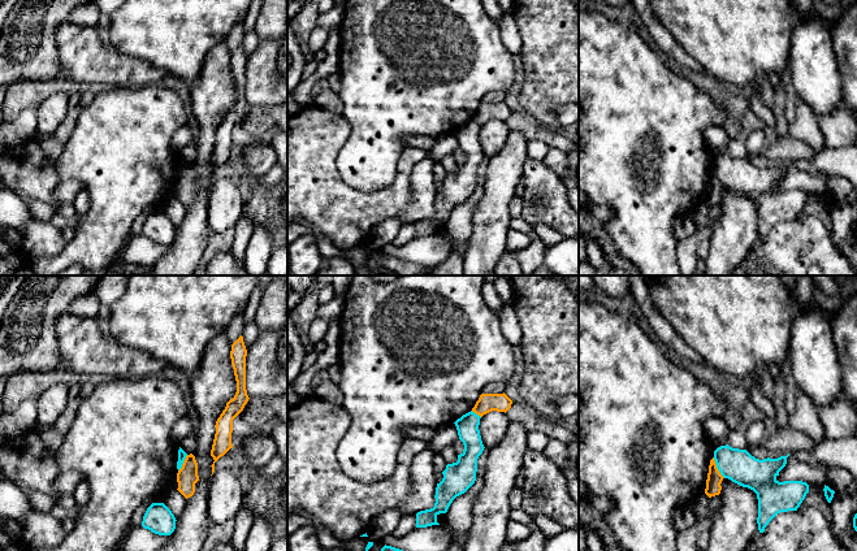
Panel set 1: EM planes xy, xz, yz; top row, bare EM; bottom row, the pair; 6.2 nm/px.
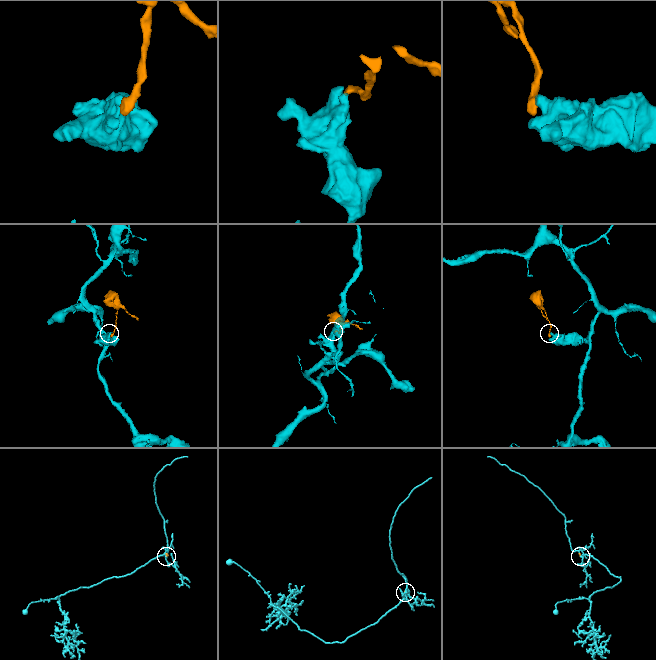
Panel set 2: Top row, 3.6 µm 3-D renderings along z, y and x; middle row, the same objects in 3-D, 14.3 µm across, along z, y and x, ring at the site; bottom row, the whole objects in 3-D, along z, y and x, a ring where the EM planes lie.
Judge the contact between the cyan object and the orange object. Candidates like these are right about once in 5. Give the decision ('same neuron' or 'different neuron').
different neuron

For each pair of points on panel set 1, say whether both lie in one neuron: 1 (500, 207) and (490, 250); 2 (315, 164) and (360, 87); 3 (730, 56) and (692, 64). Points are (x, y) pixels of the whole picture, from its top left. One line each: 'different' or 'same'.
1: same
2: different
3: different

